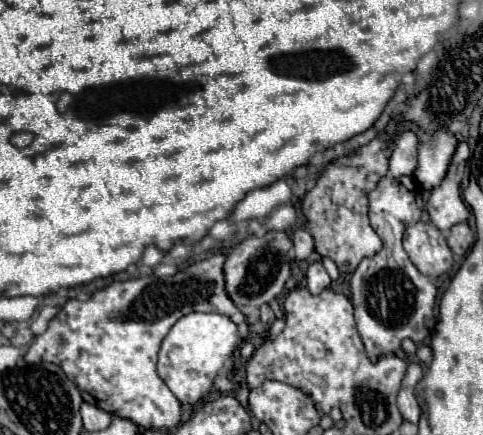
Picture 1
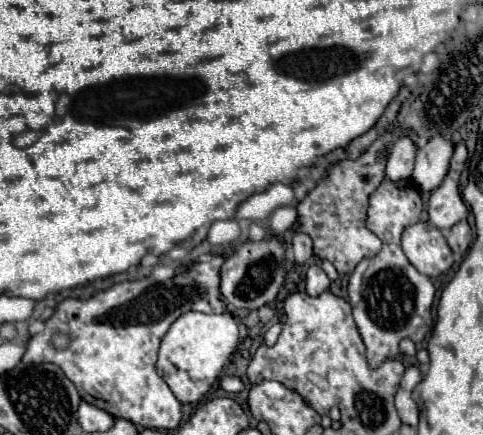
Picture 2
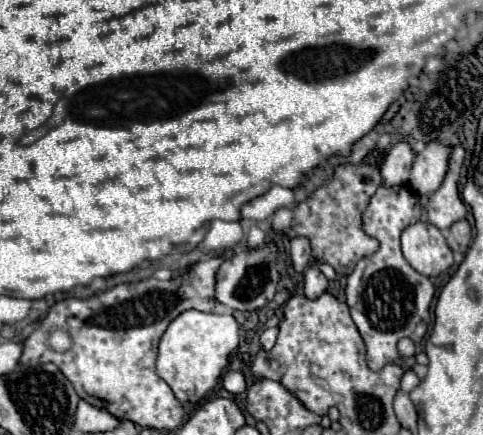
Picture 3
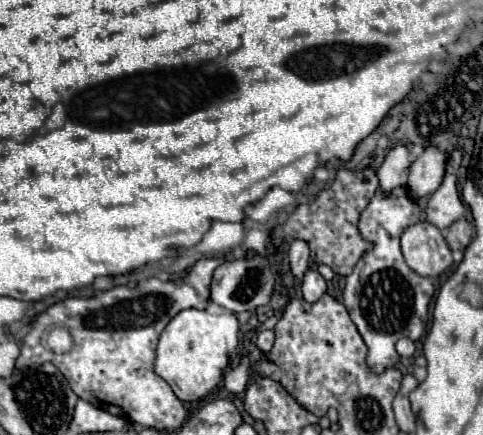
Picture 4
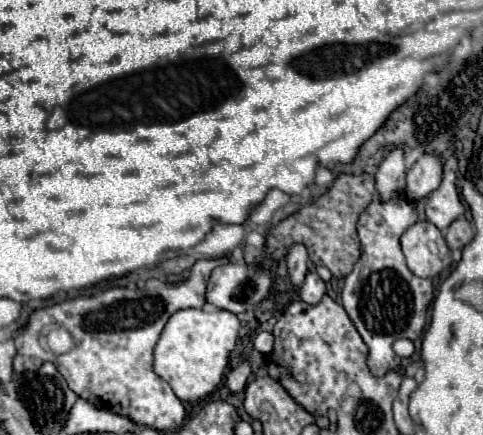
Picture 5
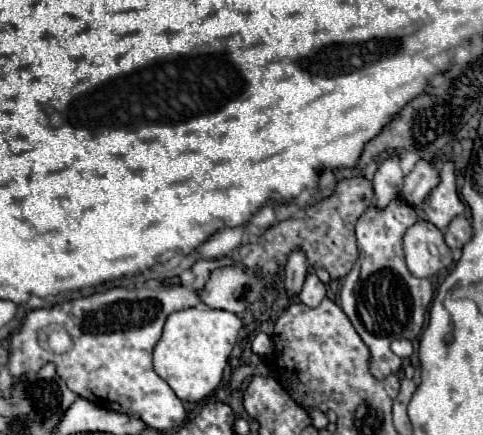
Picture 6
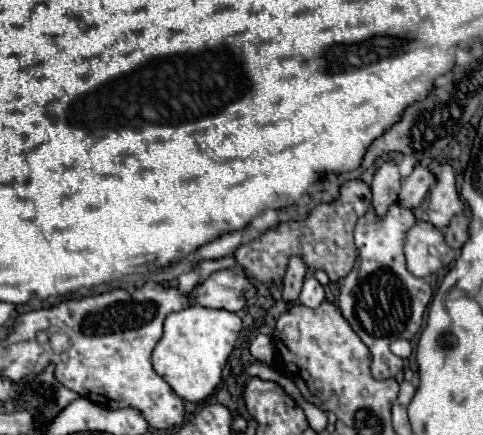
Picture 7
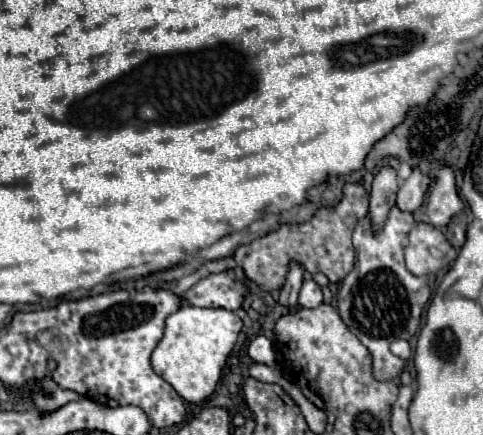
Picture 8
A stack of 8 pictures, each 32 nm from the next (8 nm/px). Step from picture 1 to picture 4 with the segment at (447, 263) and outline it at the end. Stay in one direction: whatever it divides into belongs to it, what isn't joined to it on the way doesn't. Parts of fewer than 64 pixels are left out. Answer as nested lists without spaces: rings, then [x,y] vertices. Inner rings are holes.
[[[416,222],[402,234],[402,254],[420,276],[438,276],[452,266],[452,250],[430,222]]]

